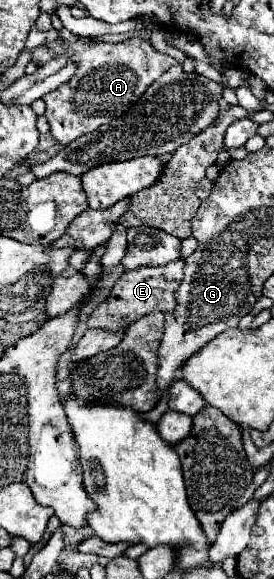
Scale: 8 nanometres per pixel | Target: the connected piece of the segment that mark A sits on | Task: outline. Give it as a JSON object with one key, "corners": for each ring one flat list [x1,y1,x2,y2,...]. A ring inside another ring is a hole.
{"corners":[[139,37,127,39,123,43,83,43,77,41,75,45,65,47,59,39,53,41,53,49,39,47,33,51,33,59,47,61,57,53,67,53,77,61,77,75,59,87,57,91,43,97,47,103,45,117,51,125,51,135,61,143,69,145,81,135,87,135,101,125,113,121,115,117,123,115,143,93,145,89,155,83,169,67,177,65,177,61,165,53,159,53,151,47,149,41]]}

